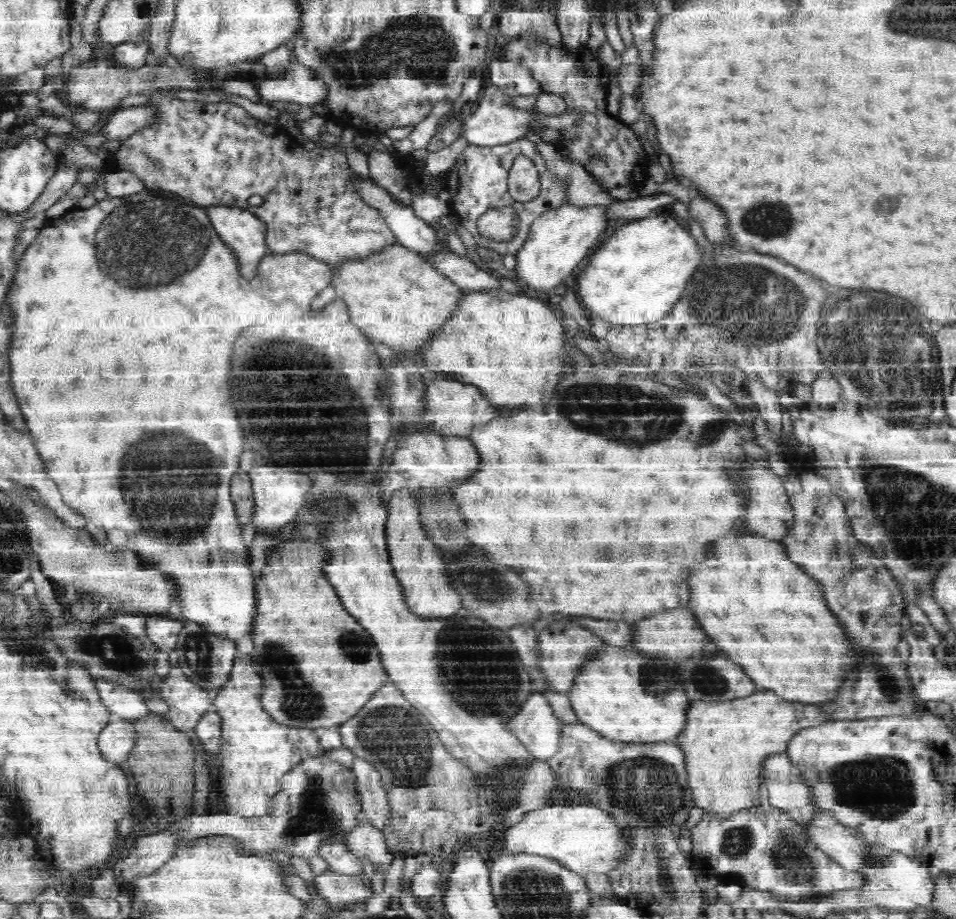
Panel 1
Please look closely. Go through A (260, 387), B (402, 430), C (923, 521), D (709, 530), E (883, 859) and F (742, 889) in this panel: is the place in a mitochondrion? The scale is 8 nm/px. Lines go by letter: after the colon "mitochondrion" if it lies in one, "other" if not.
A: mitochondrion
B: other
C: mitochondrion
D: other
E: mitochondrion
F: other

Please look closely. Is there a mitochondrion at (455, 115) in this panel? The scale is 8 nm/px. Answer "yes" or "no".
no

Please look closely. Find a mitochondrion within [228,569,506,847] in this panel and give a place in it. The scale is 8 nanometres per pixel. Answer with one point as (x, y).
(394, 737)

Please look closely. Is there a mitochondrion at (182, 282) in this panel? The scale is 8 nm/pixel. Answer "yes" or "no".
yes

